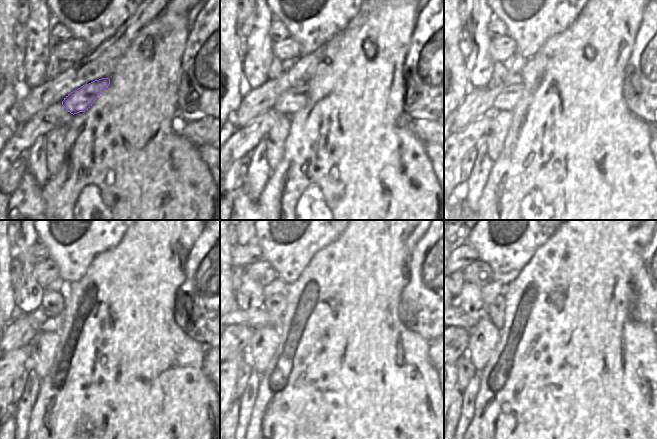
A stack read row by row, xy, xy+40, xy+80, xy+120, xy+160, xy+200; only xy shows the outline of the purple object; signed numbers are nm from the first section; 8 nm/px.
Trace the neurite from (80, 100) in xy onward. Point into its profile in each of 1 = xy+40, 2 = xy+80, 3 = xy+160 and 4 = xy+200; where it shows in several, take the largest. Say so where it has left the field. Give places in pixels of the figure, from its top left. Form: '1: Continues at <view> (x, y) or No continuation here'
1: Continues at xy+40 (294, 99)
2: Continues at xy+80 (507, 99)
3: Continues at xy+160 (259, 317)
4: Continues at xy+200 (464, 320).

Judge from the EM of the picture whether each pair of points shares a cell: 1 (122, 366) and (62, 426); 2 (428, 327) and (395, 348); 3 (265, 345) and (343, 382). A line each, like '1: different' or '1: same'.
1: same
2: different
3: different

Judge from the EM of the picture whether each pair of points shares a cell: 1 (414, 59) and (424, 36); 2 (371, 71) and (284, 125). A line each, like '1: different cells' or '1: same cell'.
1: same cell
2: different cells

